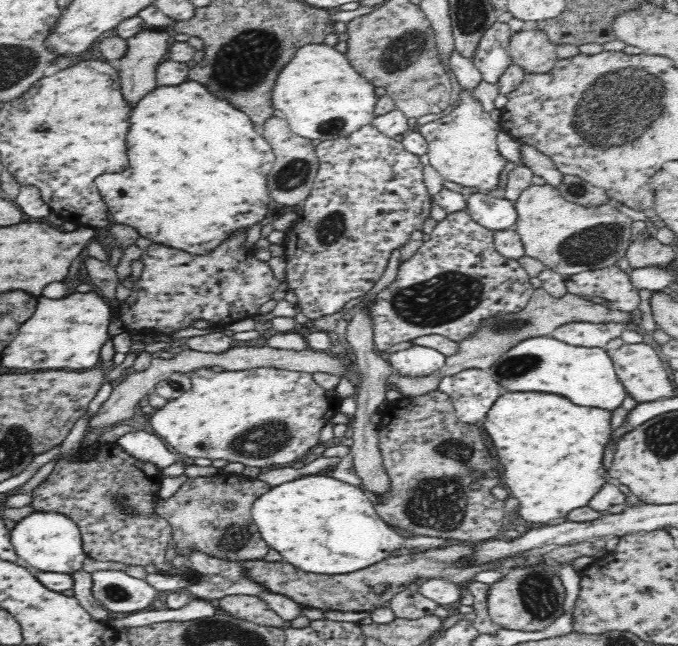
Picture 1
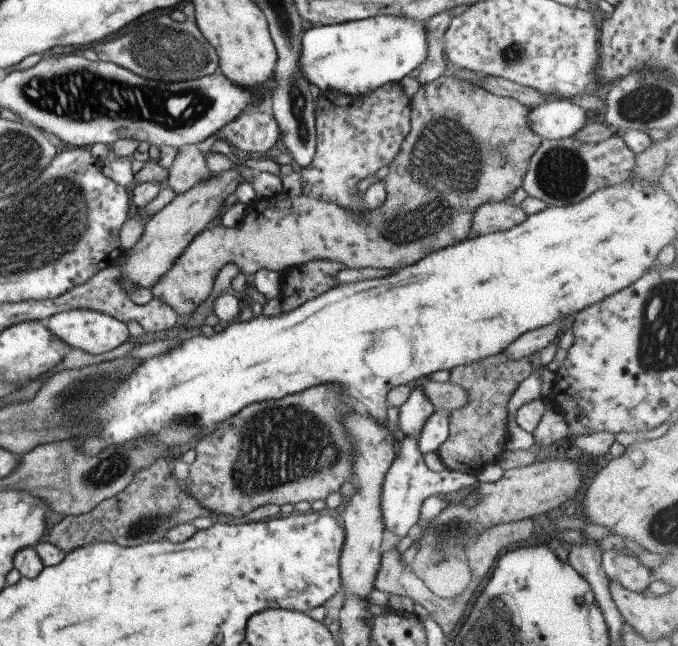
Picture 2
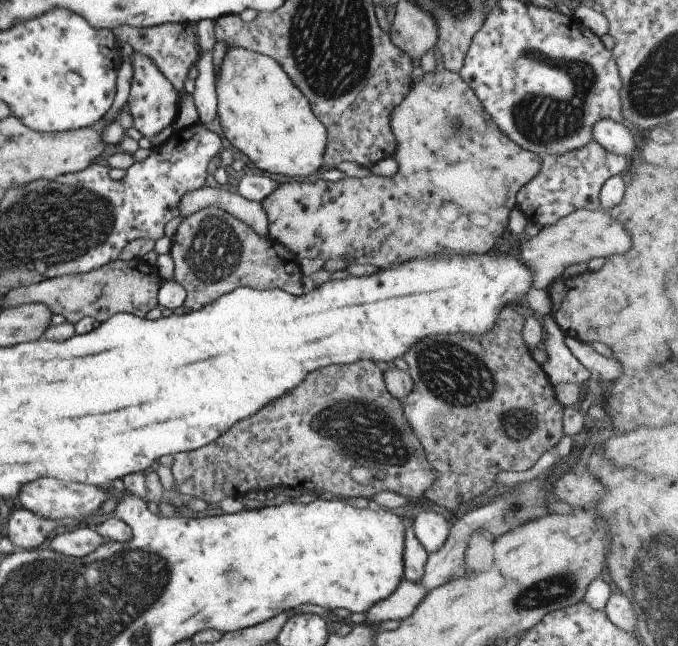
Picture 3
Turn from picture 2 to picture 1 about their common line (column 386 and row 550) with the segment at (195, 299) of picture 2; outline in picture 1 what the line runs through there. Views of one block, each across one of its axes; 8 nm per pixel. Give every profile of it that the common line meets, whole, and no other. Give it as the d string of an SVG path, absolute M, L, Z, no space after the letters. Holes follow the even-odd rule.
M218 473L215 477L190 477L169 498L158 496L154 502L154 515L166 519L172 529L168 547L174 548L175 556L189 556L200 551L215 559L236 561L260 560L266 556L268 546L260 538L260 532L250 520L252 502L266 494L270 484L260 480L250 480L241 475ZM226 502L236 502L236 510L227 510Z

